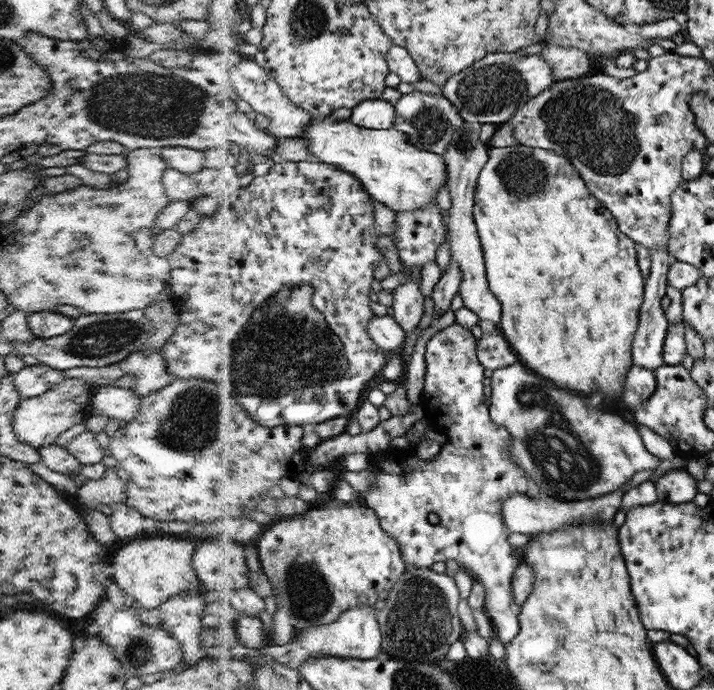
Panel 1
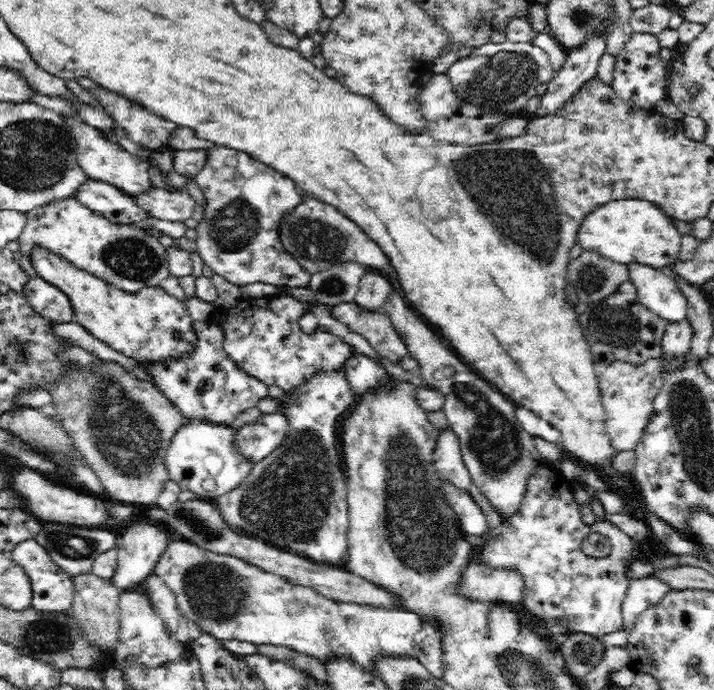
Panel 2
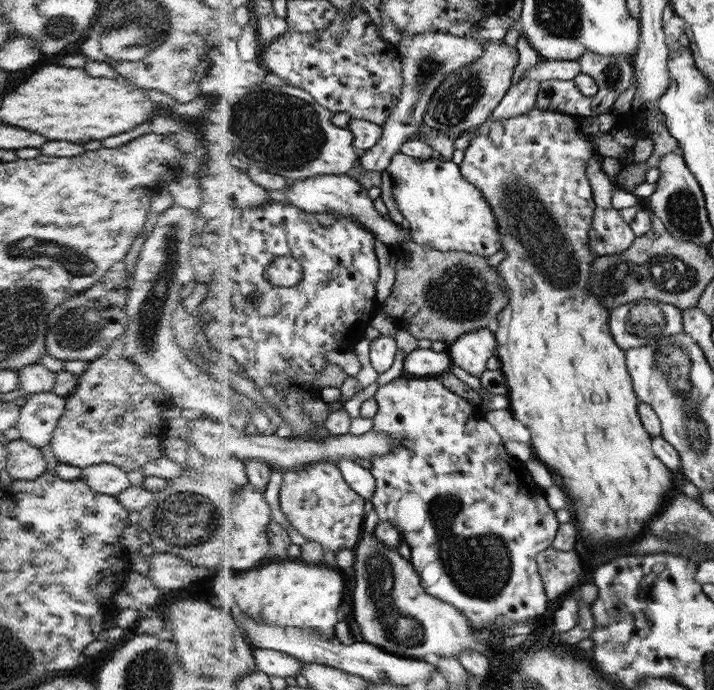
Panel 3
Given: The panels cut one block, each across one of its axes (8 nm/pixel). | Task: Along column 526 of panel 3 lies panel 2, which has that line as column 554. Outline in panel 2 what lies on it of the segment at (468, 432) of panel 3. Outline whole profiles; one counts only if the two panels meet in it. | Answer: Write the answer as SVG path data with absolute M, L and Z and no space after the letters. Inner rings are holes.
M451 429L440 430L432 464L442 480L465 490L482 509L488 519L484 535L492 538L485 545L476 547L474 563L493 571L520 573L524 591L518 607L550 624L566 620L567 633L584 633L600 638L623 628L622 604L628 585L634 580L628 579L626 572L632 563L646 563L655 552L651 547L636 542L615 524L597 520L588 526L583 521L582 507L574 500L570 480L563 471L550 469L544 459L534 463L525 478L525 494L520 508L502 521L500 513L472 482L461 459L458 437ZM596 531L613 538L611 552L606 557L588 556L580 547L582 540Z

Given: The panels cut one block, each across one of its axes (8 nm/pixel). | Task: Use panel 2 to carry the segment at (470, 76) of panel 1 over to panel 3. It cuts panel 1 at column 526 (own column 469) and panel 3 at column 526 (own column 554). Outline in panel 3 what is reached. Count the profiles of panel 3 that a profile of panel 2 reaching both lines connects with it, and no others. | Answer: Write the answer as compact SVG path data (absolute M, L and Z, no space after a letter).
M545 60L538 62L526 70L522 77L536 80L539 84L546 80L572 80L582 71L582 64L577 60Z

